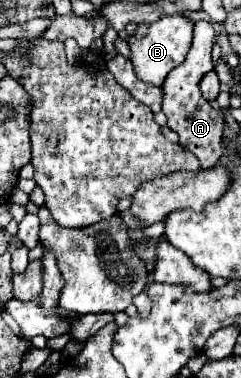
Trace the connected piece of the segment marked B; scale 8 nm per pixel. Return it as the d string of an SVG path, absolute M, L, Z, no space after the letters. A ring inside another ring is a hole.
M163 16L155 24L139 24L135 34L127 38L131 50L131 62L137 78L147 84L161 86L167 74L185 60L191 48L191 40L193 40L193 24L185 16Z

